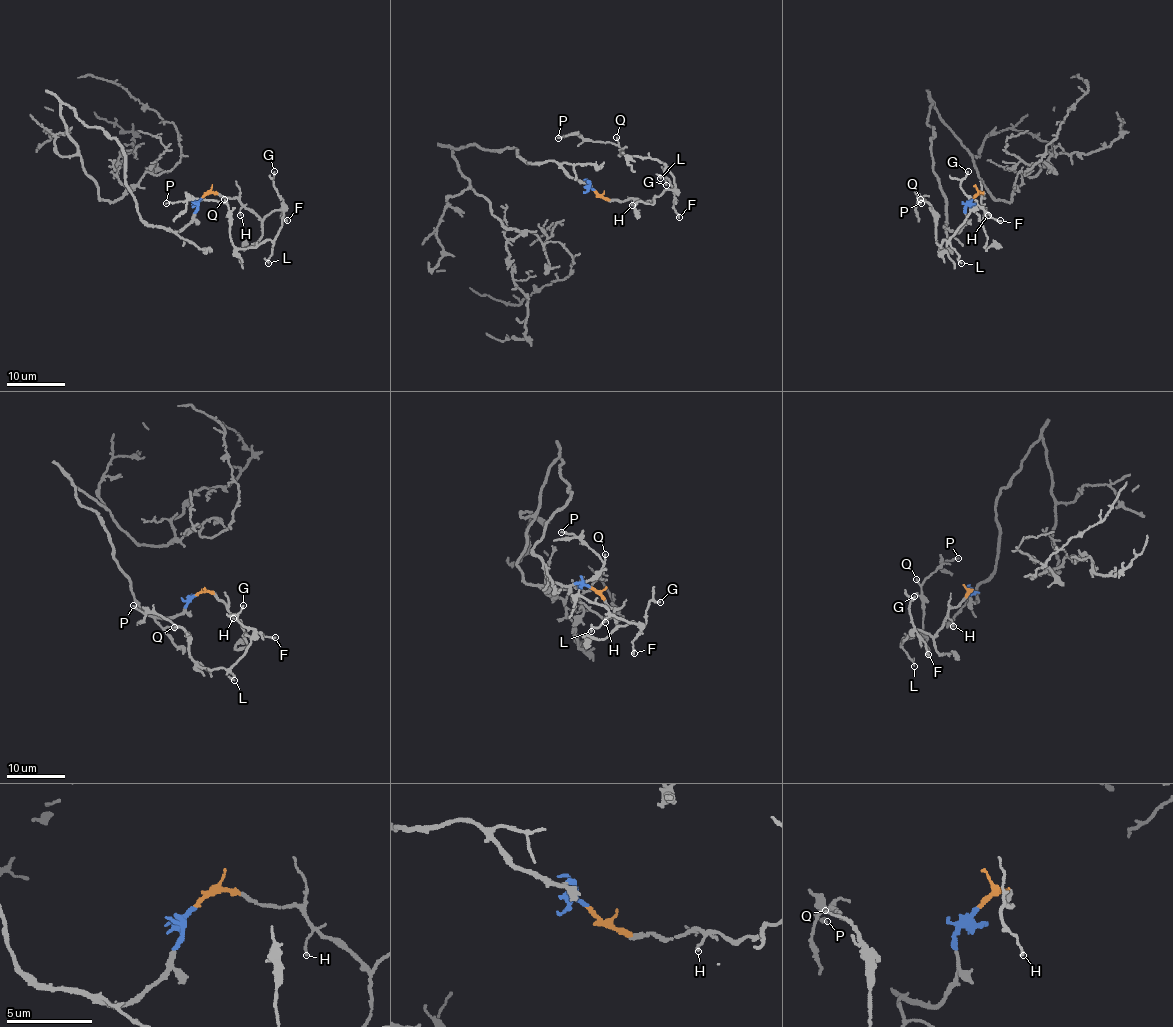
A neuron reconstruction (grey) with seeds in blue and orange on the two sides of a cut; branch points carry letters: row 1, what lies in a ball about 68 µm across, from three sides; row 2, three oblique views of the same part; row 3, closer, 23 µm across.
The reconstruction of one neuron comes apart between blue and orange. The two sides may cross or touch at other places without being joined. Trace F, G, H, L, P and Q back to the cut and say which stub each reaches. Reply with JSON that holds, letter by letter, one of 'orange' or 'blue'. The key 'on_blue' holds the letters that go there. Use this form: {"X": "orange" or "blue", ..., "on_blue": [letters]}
{"F": "orange", "G": "orange", "H": "orange", "L": "orange", "P": "orange", "Q": "orange", "on_blue": []}

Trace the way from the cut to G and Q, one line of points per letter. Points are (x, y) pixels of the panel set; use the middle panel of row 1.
G: (594, 189), (607, 198), (651, 201), (666, 189), (675, 191), (666, 178), (666, 185)
Q: (594, 189), (607, 198), (651, 201), (666, 189), (675, 188), (664, 165), (648, 157), (622, 153), (616, 137)

